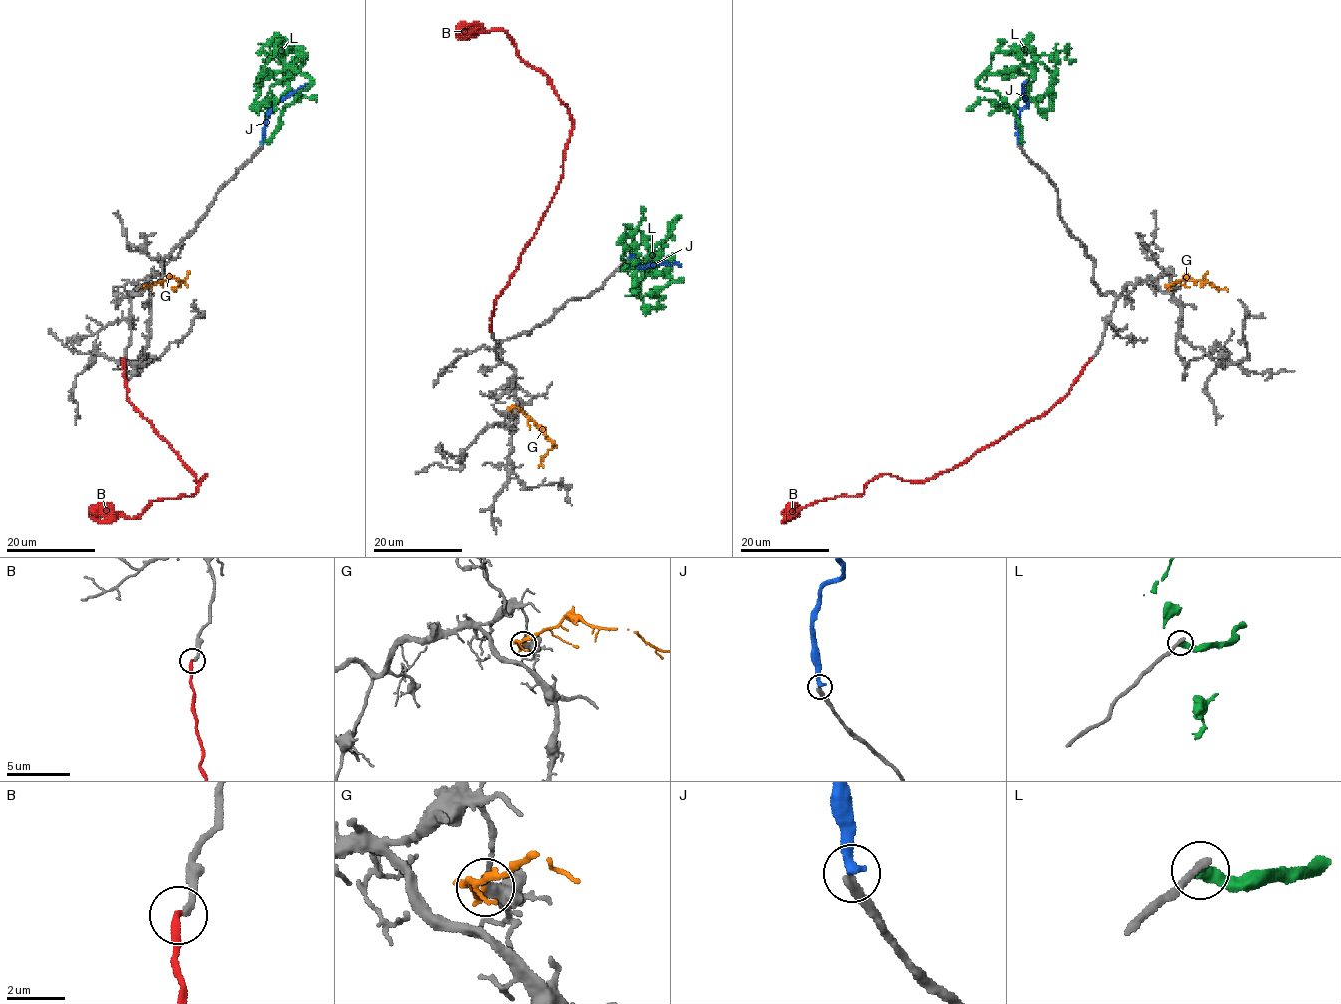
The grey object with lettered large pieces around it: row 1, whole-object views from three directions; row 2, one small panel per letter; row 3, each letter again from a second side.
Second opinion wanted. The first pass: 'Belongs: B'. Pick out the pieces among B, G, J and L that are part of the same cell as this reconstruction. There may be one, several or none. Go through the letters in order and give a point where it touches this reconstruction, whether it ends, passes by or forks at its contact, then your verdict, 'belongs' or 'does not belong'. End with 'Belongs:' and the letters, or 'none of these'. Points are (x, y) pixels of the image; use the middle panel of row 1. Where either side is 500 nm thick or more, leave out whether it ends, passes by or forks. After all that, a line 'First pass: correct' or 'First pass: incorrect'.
B: meets grey at (491, 331); it ends there; belongs
G: meets grey at (510, 409); it ends there; does not belong
J: meets grey at (629, 259); it ends there; does not belong
L: meets grey at (628, 260); it ends there; does not belong
Belongs: B
First pass: correct

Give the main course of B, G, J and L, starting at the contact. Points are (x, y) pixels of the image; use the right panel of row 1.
B: (1090, 358), (1041, 415), (951, 469), (919, 482), (878, 475), (861, 494), (821, 500), (788, 518), (790, 509)
G: (1170, 286), (1166, 285), (1190, 277), (1207, 280), (1226, 290)
J: (1019, 144), (1018, 115), (1027, 106), (1024, 94), (1026, 81)
L: (1020, 144), (1015, 111), (977, 84), (985, 73), (1017, 67), (1028, 79), (1017, 105), (983, 99), (967, 110)

